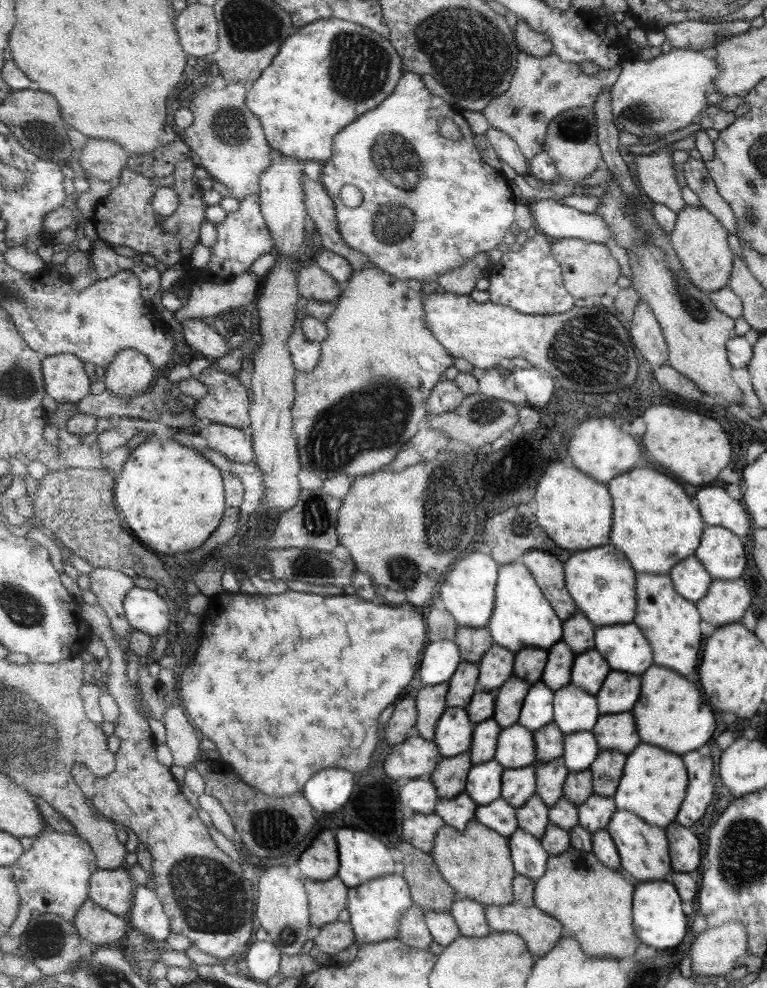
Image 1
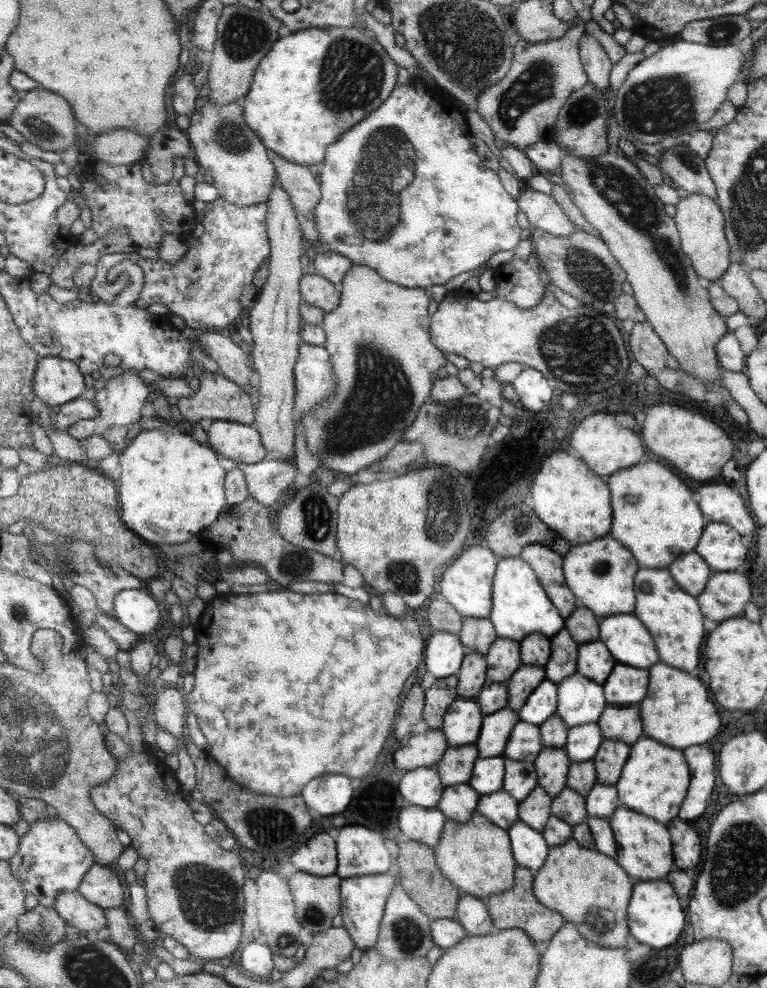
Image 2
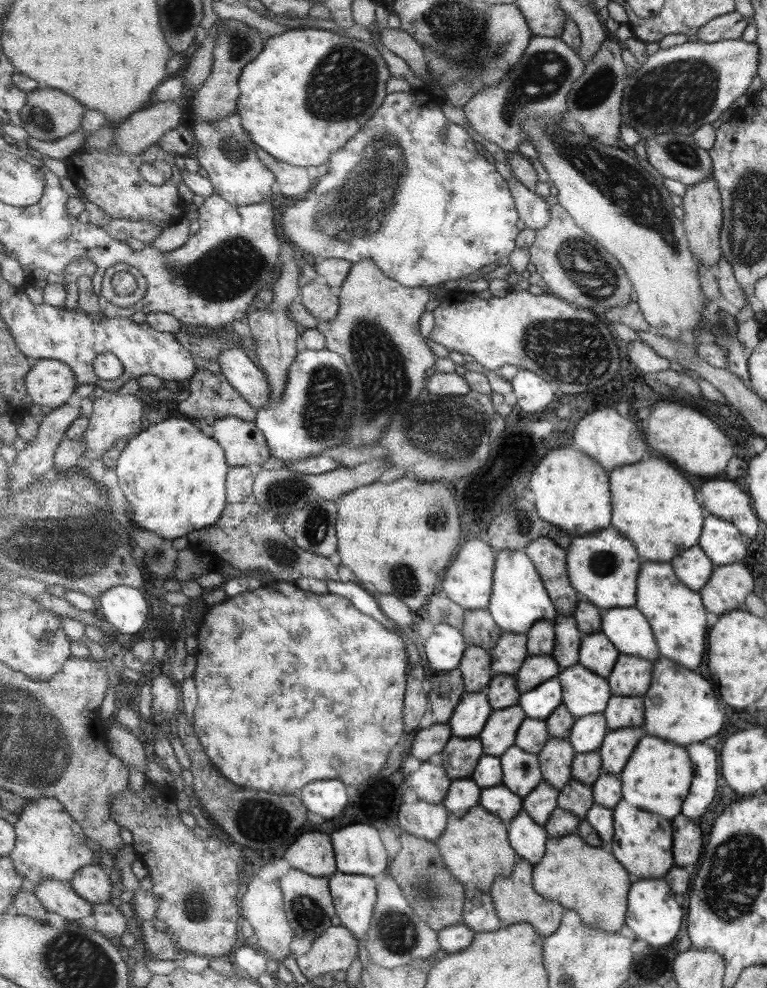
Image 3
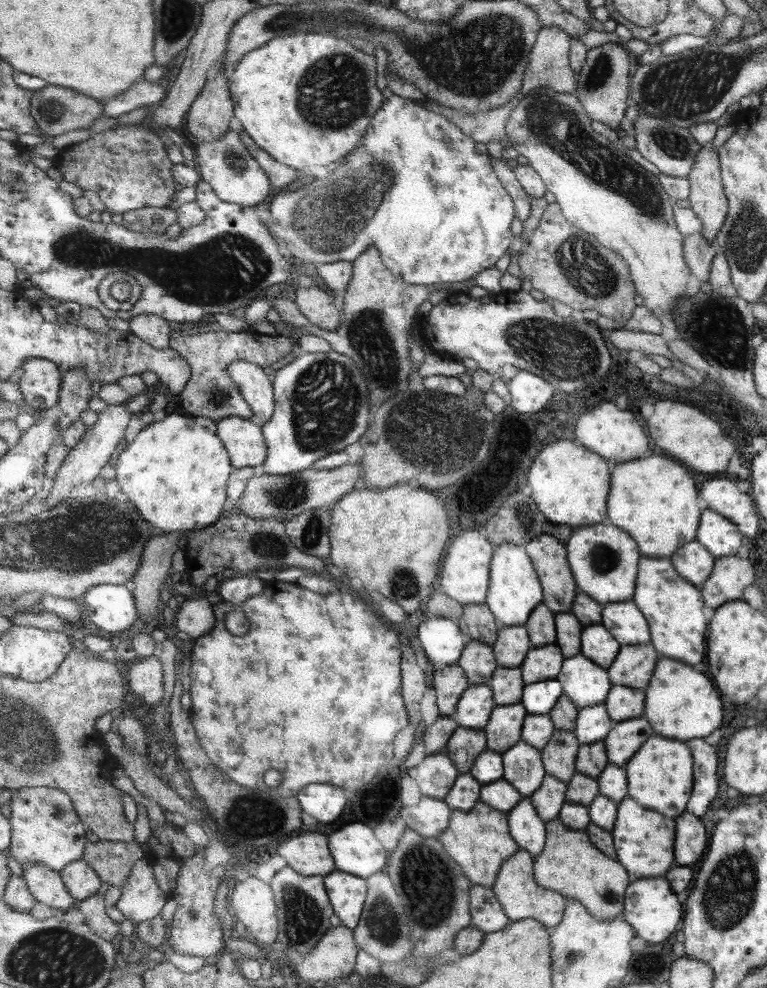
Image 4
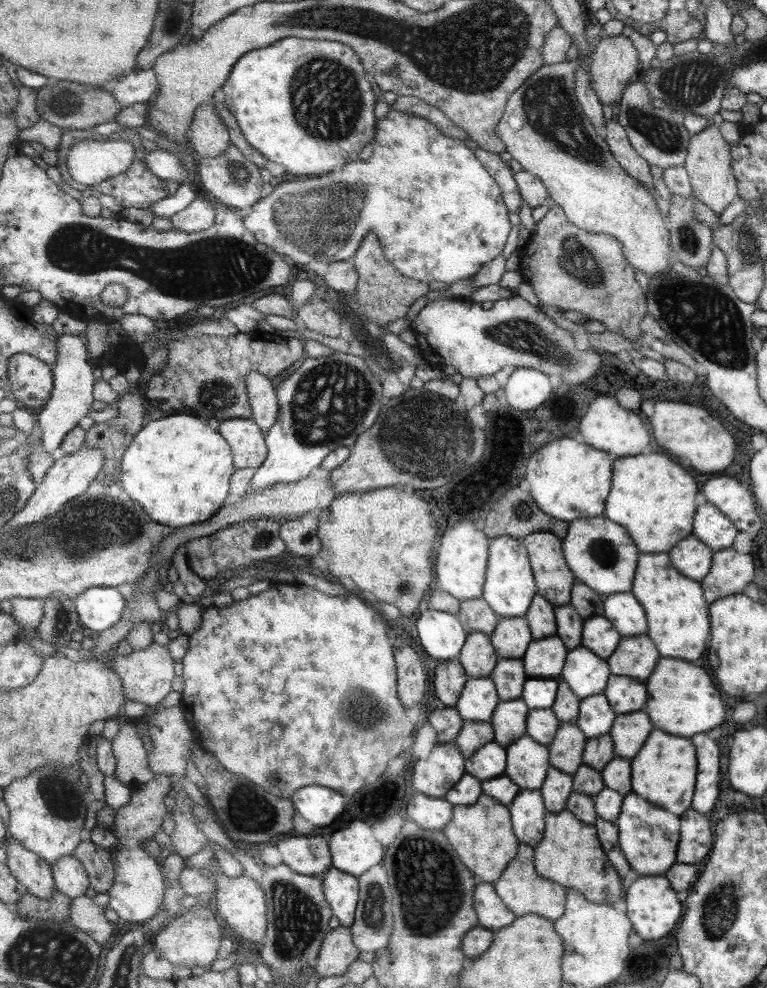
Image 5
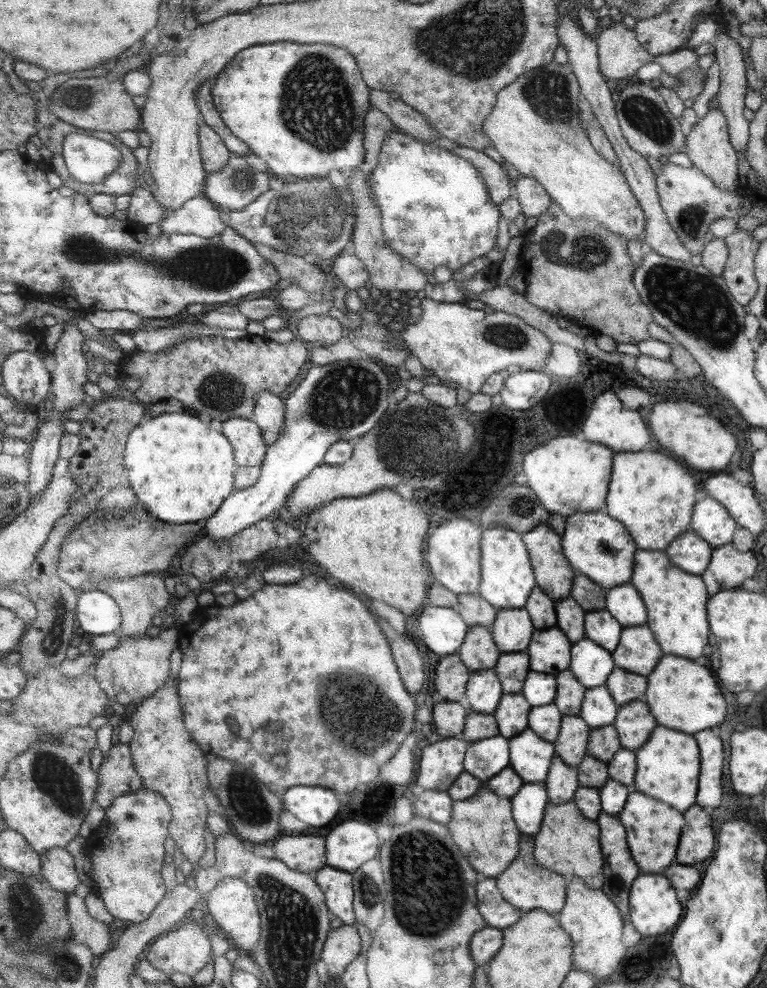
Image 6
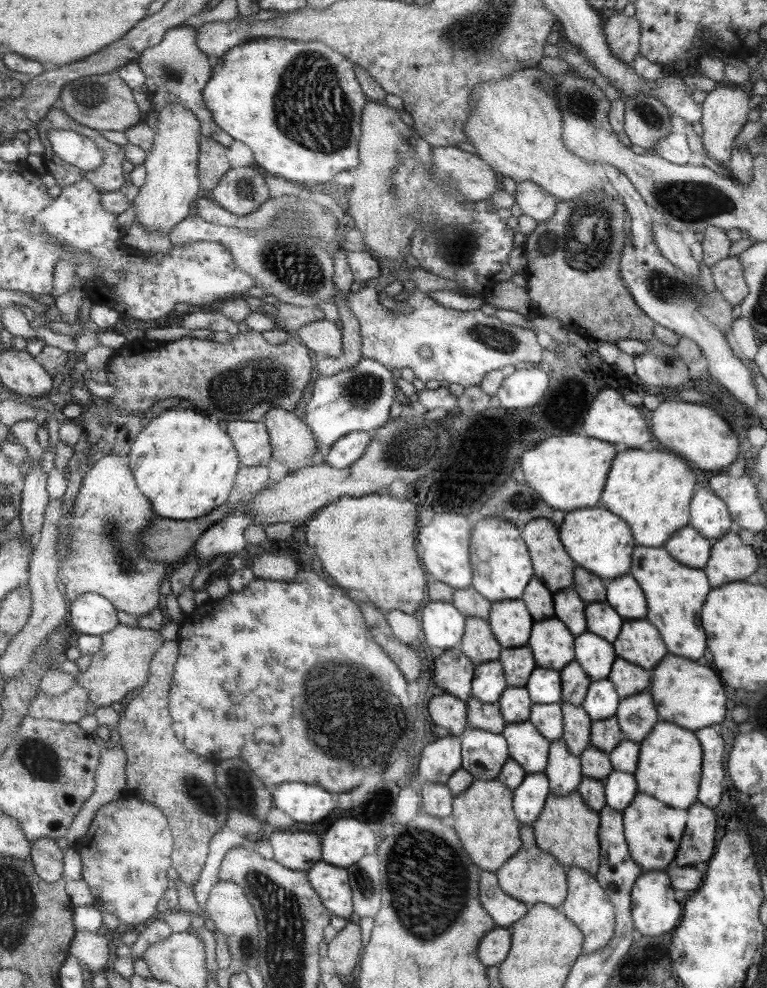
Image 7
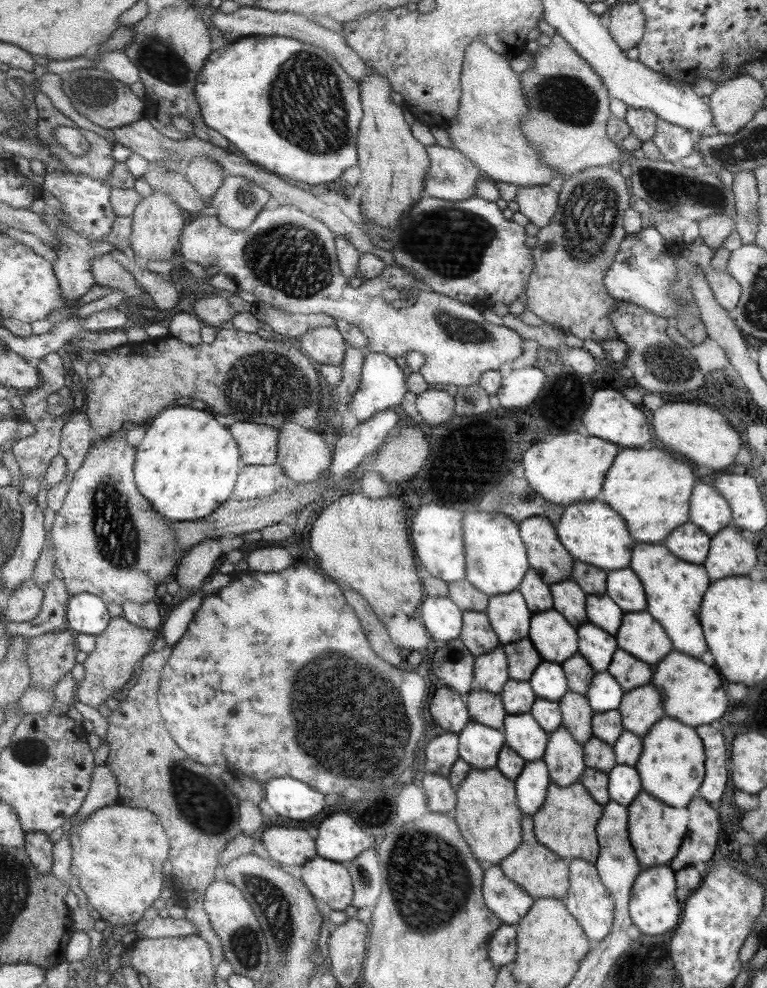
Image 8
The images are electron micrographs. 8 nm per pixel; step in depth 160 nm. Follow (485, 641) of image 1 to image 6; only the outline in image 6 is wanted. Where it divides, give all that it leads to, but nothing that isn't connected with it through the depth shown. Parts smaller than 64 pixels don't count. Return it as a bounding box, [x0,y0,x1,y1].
[456,593,498,626]

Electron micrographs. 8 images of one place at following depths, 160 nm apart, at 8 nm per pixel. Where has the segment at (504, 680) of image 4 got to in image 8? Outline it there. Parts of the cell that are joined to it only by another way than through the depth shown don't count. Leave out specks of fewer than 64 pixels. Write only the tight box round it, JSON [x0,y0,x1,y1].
[505,638,543,681]

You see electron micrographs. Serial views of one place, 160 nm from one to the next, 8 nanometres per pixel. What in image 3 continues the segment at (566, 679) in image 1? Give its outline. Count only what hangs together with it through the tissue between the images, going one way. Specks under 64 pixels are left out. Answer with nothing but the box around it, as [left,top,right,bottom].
[550,616,583,669]

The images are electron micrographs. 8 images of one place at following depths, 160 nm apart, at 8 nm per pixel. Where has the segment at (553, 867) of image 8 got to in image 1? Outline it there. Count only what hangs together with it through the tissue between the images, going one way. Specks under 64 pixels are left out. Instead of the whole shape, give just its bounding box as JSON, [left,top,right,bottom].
[486,875,561,958]

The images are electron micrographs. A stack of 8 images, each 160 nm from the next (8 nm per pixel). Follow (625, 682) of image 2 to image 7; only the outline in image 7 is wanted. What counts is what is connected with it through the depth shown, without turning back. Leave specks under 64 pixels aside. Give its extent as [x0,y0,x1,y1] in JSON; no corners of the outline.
[612,619,669,671]

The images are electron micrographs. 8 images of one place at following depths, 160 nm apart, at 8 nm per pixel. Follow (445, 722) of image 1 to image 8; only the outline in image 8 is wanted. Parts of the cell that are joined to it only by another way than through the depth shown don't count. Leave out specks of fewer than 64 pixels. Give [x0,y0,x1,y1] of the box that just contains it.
[475,648,510,694]

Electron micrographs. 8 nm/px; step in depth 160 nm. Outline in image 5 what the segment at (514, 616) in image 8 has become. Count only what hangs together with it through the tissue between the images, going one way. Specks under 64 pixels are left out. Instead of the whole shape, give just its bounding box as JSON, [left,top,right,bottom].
[492,617,534,659]

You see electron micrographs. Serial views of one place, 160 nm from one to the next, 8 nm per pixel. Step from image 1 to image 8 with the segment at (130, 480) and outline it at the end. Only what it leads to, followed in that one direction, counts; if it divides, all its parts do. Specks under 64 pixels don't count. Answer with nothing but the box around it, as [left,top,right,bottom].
[137,406,243,523]

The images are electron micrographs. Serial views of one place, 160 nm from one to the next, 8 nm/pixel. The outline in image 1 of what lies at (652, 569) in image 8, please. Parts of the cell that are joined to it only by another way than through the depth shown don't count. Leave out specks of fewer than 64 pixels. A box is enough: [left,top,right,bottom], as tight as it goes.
[634,574,701,676]

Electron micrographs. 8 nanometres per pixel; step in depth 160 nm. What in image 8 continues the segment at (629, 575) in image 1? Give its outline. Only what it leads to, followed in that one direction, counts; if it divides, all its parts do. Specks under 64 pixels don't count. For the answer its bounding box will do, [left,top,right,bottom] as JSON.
[557,499,633,572]

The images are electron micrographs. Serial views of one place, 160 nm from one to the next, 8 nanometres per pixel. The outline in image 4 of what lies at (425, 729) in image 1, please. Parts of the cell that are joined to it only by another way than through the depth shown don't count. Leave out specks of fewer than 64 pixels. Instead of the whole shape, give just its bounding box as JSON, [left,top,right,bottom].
[433,665,471,716]

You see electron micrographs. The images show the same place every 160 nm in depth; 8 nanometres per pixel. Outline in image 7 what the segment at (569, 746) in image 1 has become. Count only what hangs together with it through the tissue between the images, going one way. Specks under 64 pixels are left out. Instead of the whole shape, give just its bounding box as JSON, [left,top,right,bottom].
[580,678,620,720]

